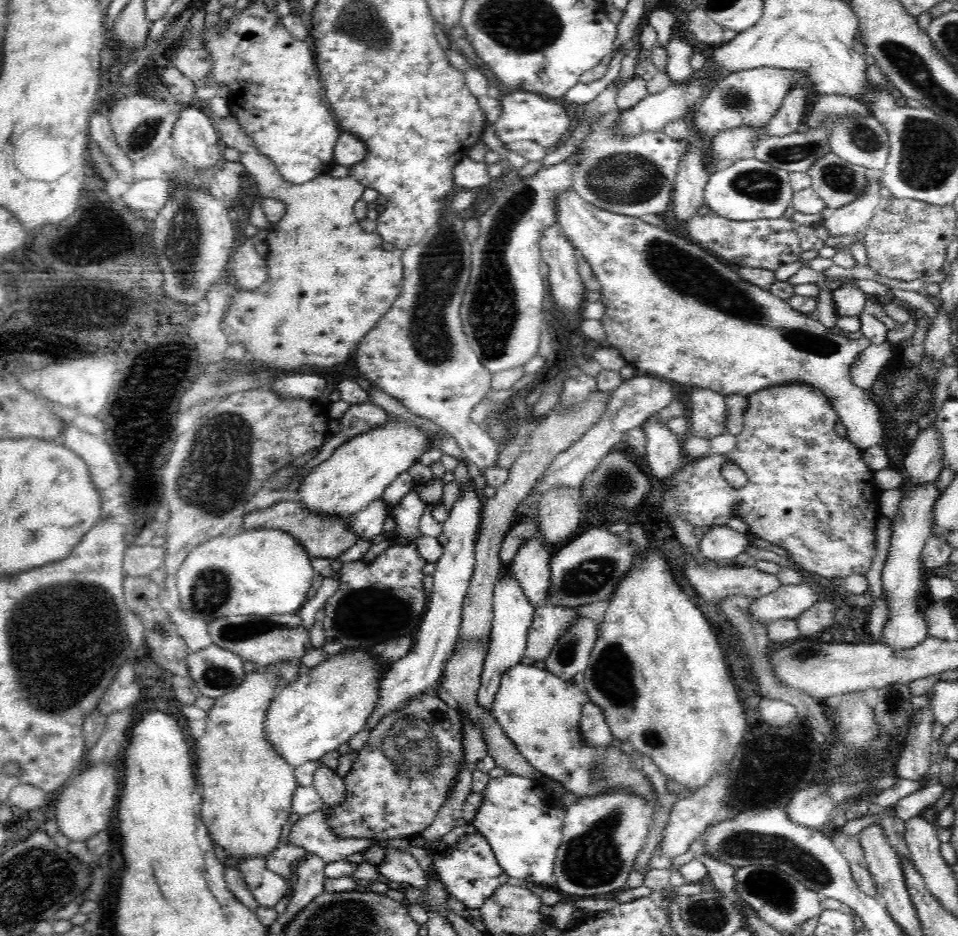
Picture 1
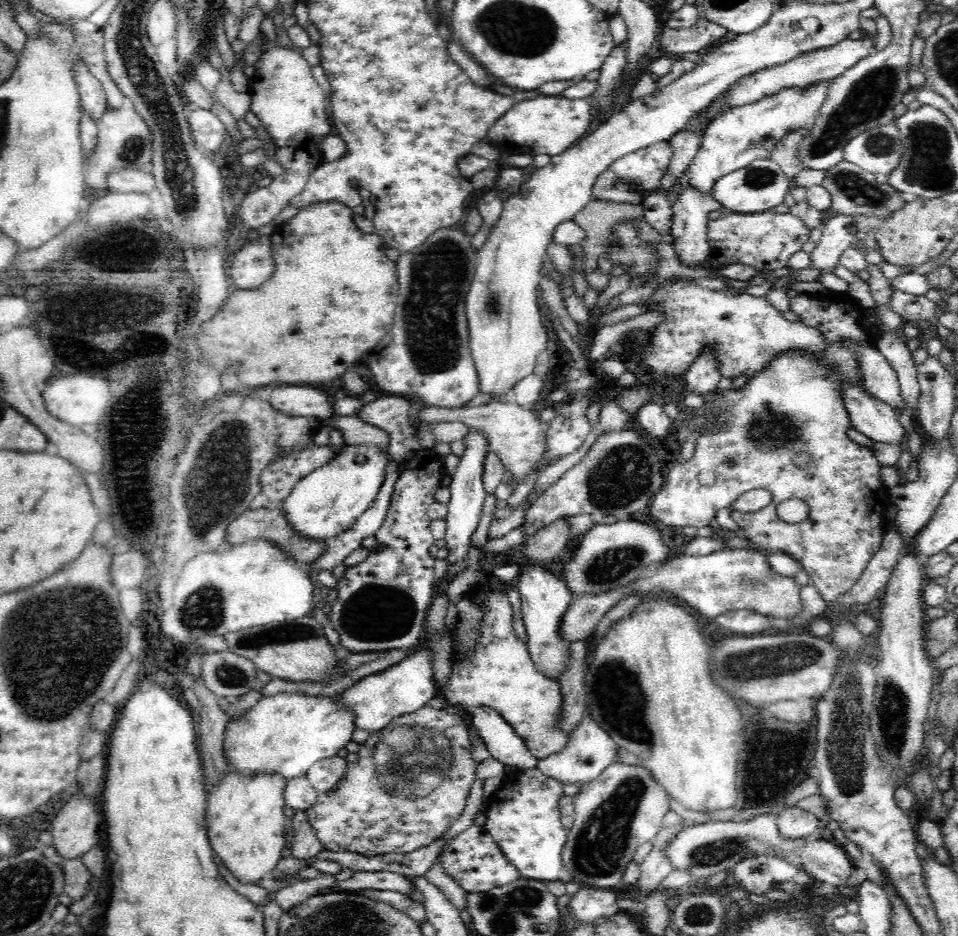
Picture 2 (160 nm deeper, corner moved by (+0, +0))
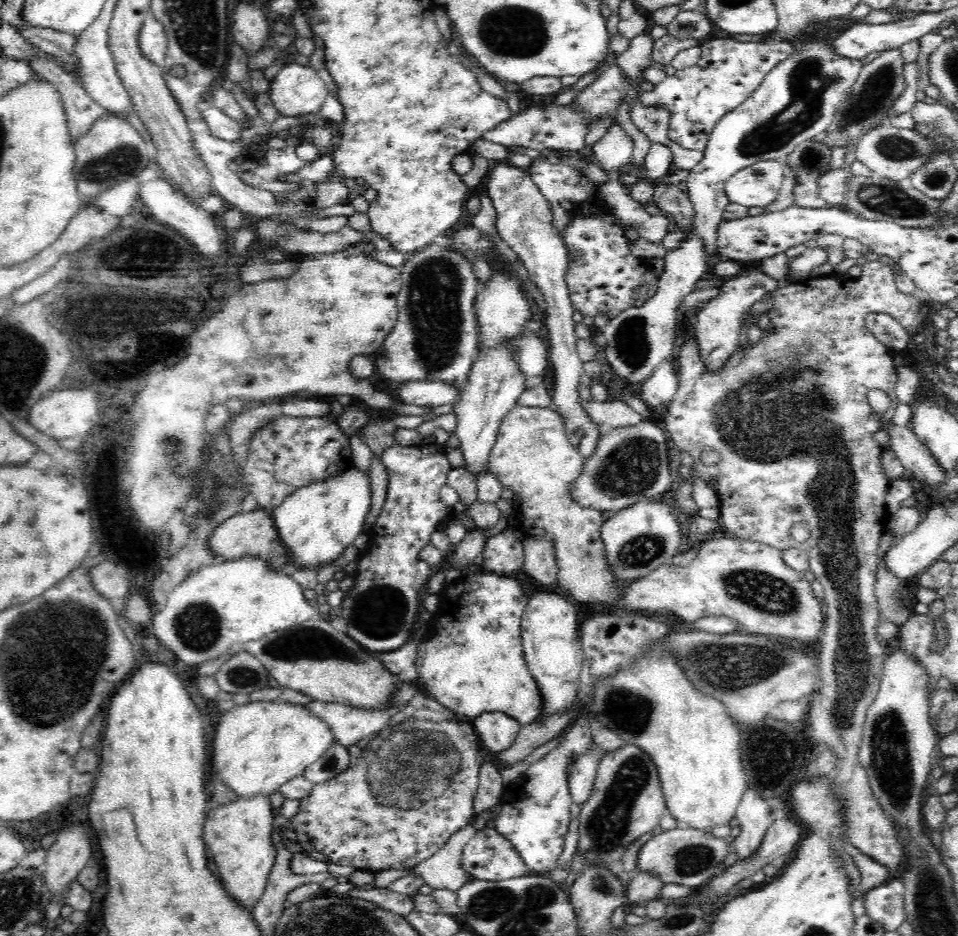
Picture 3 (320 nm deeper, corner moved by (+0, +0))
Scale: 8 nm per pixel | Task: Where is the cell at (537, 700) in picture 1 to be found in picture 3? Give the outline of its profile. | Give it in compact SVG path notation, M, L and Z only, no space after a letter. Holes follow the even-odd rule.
M468 573L466 576L461 574L453 574L448 578L447 583L444 584L443 590L437 594L440 598L438 609L433 613L433 631L426 639L424 638L418 646L416 657L417 683L429 697L437 700L440 704L449 708L454 713L457 713L465 720L473 720L480 716L483 712L502 711L512 718L516 718L522 726L532 724L541 716L542 695L538 688L538 683L534 679L528 663L525 659L524 649L522 646L522 627L521 620L526 606L528 606L528 596L522 590L522 582L516 578L510 578L506 574L499 573Z

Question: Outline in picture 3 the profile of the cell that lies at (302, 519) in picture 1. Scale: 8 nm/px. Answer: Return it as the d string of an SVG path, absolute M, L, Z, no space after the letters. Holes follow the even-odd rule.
M257 508L252 512L236 514L218 525L208 538L208 548L220 560L238 560L244 556L255 556L268 563L269 568L282 570L289 563L289 554L280 541L280 535L271 514Z

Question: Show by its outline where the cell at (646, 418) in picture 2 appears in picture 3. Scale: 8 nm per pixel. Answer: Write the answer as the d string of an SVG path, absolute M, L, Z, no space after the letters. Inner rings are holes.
M670 357L654 371L654 374L640 386L642 400L651 410L651 420L660 423L663 417L660 406L670 403L678 391L679 358Z

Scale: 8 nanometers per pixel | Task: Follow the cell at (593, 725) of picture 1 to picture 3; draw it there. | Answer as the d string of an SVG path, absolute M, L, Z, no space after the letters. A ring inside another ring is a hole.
M592 742L592 746L582 756L578 756L572 762L572 766L568 768L568 786L574 804L582 807L582 804L590 798L597 775L598 763L602 757L602 752Z

